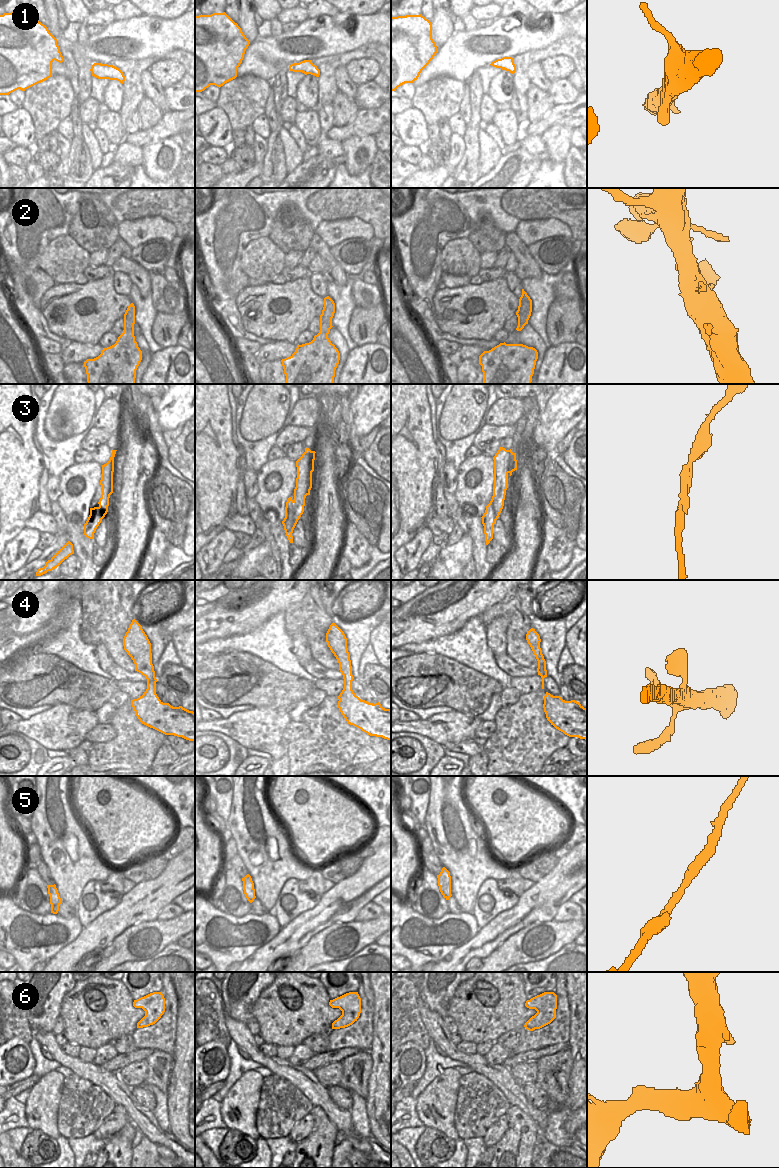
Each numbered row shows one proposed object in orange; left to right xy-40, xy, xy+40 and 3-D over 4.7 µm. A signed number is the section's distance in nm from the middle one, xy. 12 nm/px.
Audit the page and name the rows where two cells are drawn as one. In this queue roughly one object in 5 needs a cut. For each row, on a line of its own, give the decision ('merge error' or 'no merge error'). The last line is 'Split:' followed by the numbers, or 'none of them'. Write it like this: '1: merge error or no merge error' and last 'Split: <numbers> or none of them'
1: no merge error
2: no merge error
3: no merge error
4: no merge error
5: no merge error
6: no merge error
Split: none of them

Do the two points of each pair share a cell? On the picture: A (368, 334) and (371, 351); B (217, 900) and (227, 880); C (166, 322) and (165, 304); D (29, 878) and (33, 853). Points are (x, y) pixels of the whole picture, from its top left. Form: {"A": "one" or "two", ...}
{"A": "two", "B": "one", "C": "two", "D": "two"}

